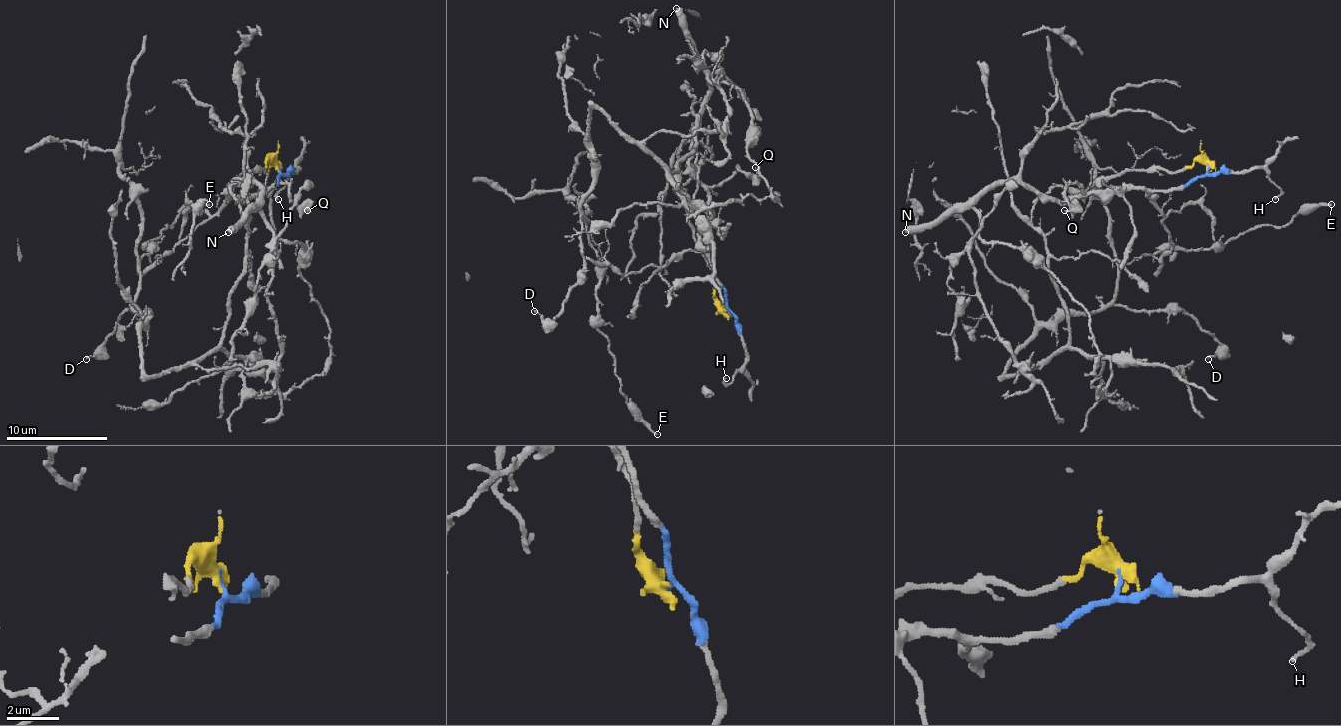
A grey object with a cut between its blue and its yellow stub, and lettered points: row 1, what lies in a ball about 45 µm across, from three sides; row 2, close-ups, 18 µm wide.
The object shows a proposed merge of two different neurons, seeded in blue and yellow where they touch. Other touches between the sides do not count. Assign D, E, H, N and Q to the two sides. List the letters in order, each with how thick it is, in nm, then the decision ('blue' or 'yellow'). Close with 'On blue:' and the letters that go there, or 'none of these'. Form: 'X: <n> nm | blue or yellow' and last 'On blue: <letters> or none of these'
D: 120 nm | yellow
E: 170 nm | yellow
H: 160 nm | blue
N: 500 nm | blue
Q: 180 nm | blue
On blue: H, N, Q

